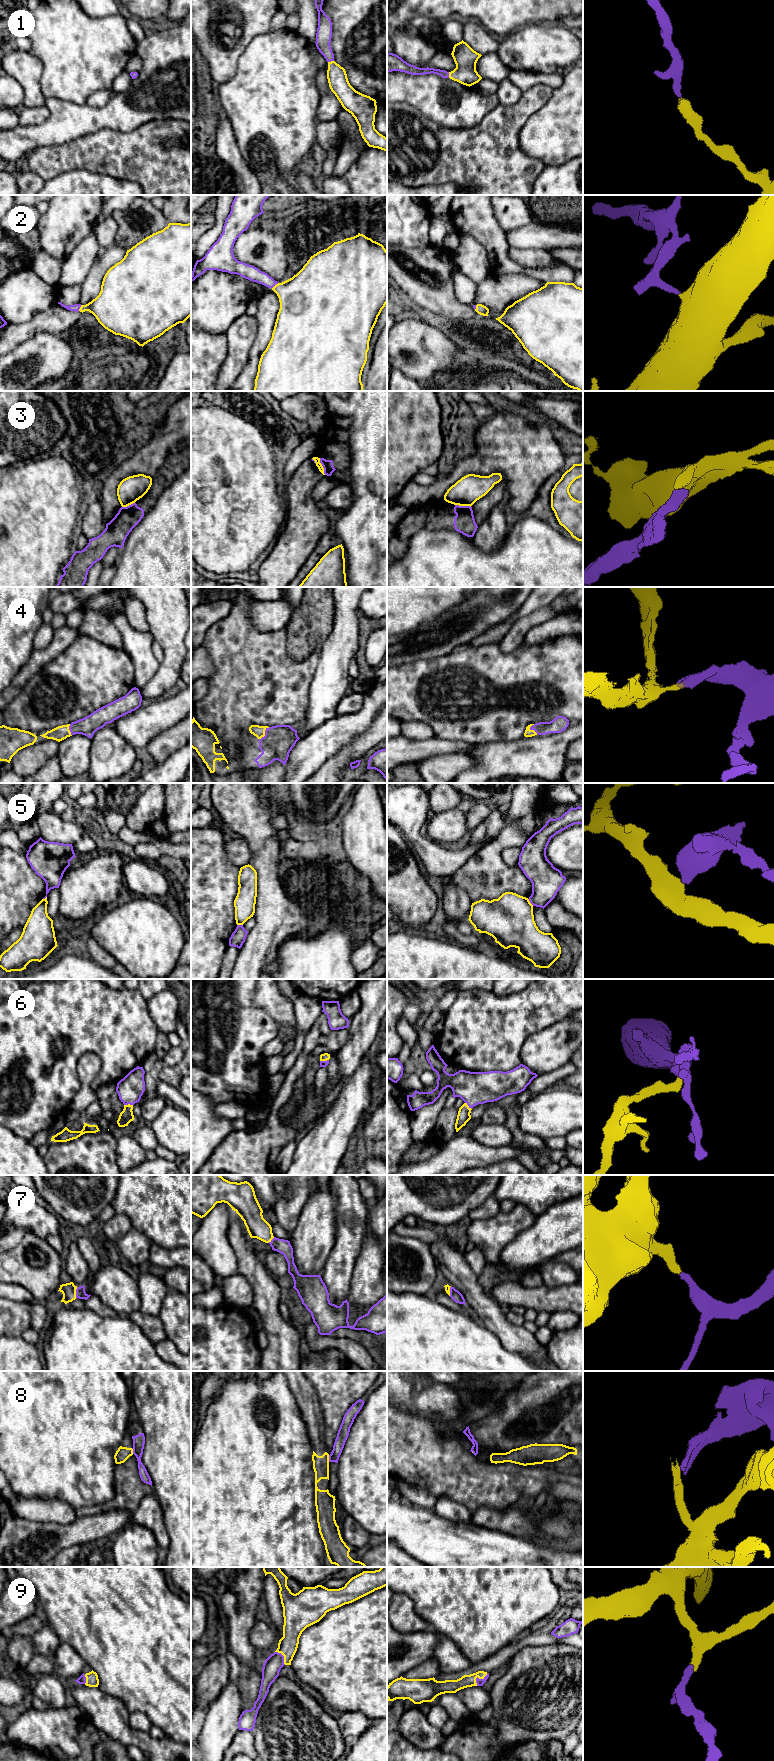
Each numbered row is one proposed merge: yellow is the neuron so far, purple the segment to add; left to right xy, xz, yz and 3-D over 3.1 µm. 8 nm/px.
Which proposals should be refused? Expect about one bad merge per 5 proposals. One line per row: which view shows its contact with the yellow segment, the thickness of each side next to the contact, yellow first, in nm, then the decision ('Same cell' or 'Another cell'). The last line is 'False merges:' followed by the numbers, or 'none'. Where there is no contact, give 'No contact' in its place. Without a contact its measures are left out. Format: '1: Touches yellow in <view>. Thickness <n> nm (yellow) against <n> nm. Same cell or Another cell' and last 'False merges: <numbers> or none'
1: Touches yellow in xz. Thickness 160 nm (yellow) against 130 nm. Same cell
2: Touches yellow in xz. Thickness 380 nm (yellow) against 120 nm. Same cell
3: Touches yellow in xz. Thickness 50 nm (yellow) against 80 nm. Another cell
4: Touches yellow in xz. Thickness 100 nm (yellow) against 240 nm. Same cell
5: Touches yellow in yz. Thickness 380 nm (yellow) against 240 nm. Another cell
6: Touches yellow in xy. Thickness 110 nm (yellow) against 200 nm. Same cell
7: Touches yellow in xy. Thickness 120 nm (yellow) against 80 nm. Same cell
8: Touches yellow in xz. Thickness 130 nm (yellow) against 90 nm. Another cell
9: Touches yellow in yz. Thickness 110 nm (yellow) against 60 nm. Same cell
False merges: 3, 5, 8

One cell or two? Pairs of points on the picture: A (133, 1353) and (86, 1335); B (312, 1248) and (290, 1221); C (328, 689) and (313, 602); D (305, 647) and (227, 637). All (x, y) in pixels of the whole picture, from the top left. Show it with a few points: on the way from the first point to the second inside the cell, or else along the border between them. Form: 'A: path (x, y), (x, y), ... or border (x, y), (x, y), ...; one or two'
A: path (121, 1353), (110, 1353), (103, 1346), (98, 1346); one
B: border (304, 1206), (297, 1226), (289, 1240); two
C: border (334, 615), (333, 629), (326, 637); two
D: border (285, 628), (286, 653), (295, 660), (307, 658); two

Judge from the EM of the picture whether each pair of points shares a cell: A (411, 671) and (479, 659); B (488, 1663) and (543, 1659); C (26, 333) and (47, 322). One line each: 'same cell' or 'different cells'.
A: same cell
B: different cells
C: same cell

